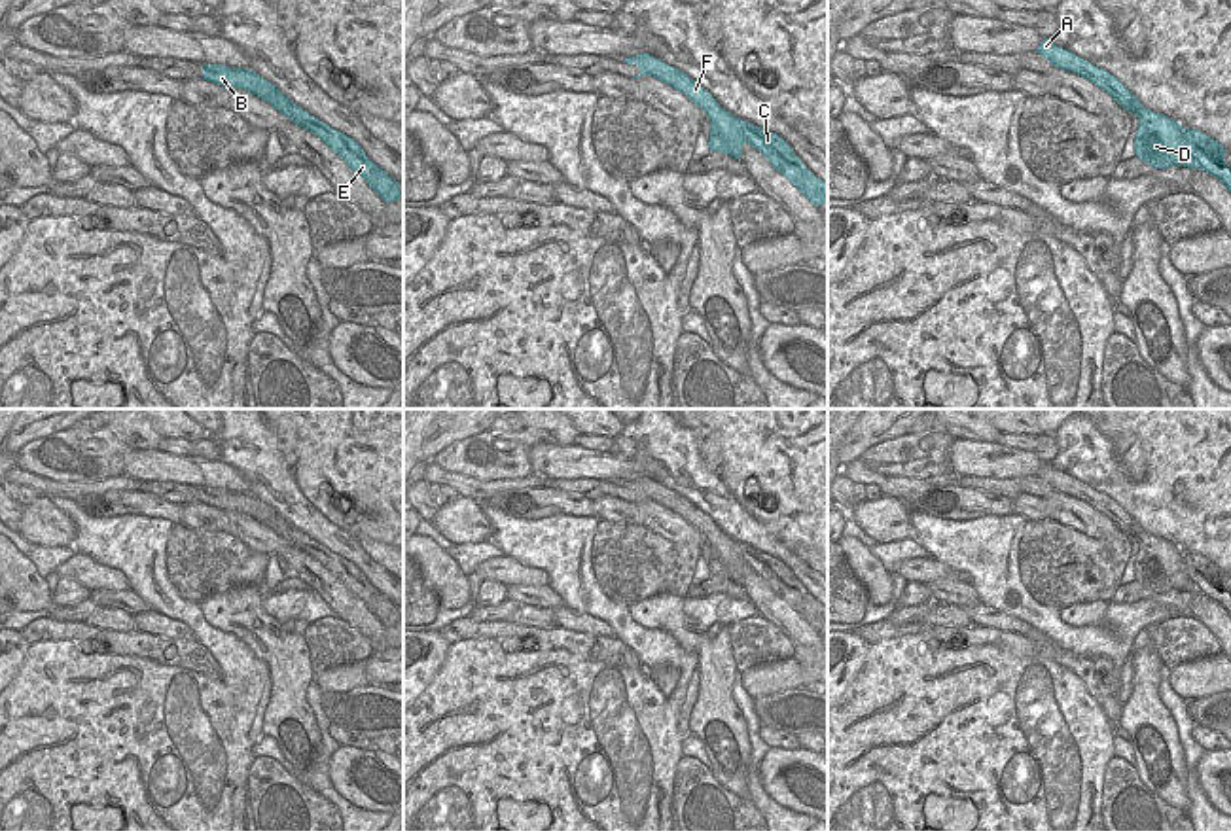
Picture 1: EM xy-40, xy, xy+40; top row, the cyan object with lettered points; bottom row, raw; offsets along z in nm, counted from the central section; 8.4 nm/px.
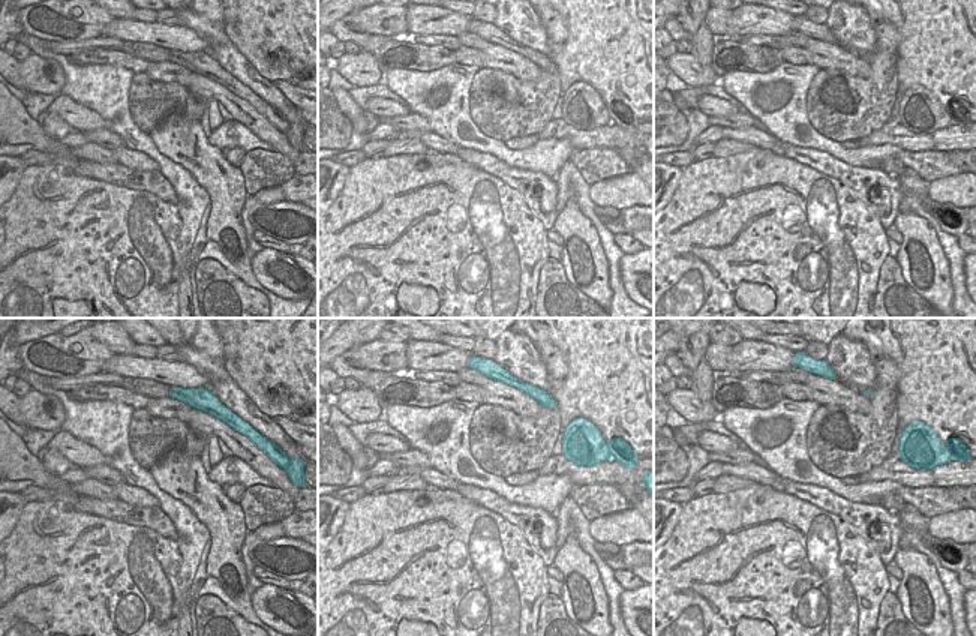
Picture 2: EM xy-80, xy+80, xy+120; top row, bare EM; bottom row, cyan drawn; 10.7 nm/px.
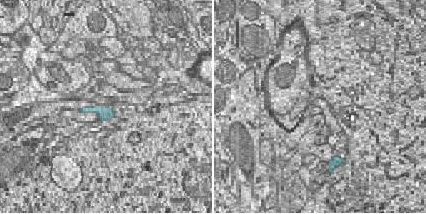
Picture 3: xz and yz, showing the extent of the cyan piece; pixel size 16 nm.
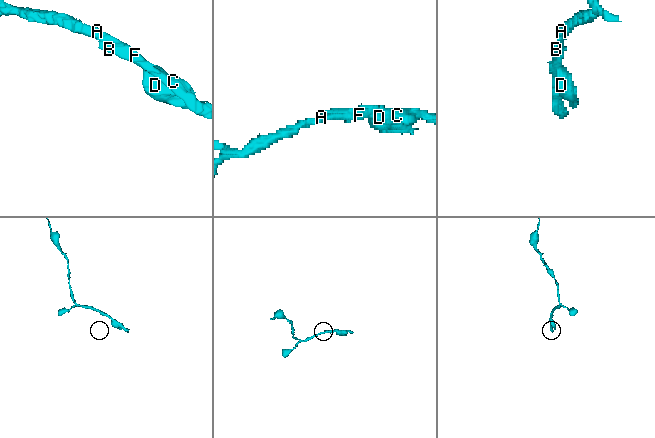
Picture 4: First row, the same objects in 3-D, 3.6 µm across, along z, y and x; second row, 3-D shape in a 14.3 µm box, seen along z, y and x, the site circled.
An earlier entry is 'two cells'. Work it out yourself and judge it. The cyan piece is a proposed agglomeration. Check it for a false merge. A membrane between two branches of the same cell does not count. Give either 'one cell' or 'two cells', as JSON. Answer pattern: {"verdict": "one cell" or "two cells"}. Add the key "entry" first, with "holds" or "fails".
{"entry": "holds", "verdict": "two cells"}

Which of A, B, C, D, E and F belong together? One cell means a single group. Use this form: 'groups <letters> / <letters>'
groups A D F / B C E

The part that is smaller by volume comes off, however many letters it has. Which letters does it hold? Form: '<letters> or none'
B, C, E.

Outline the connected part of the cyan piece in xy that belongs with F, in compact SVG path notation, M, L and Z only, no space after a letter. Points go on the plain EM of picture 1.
M644 475L634 481L623 483L623 486L642 490L648 496L682 513L686 521L691 522L693 528L699 530L710 543L710 562L708 562L710 575L722 575L739 585L742 583L742 570L750 568L742 558L744 555L742 543L723 534L706 513L695 507L682 494Z

